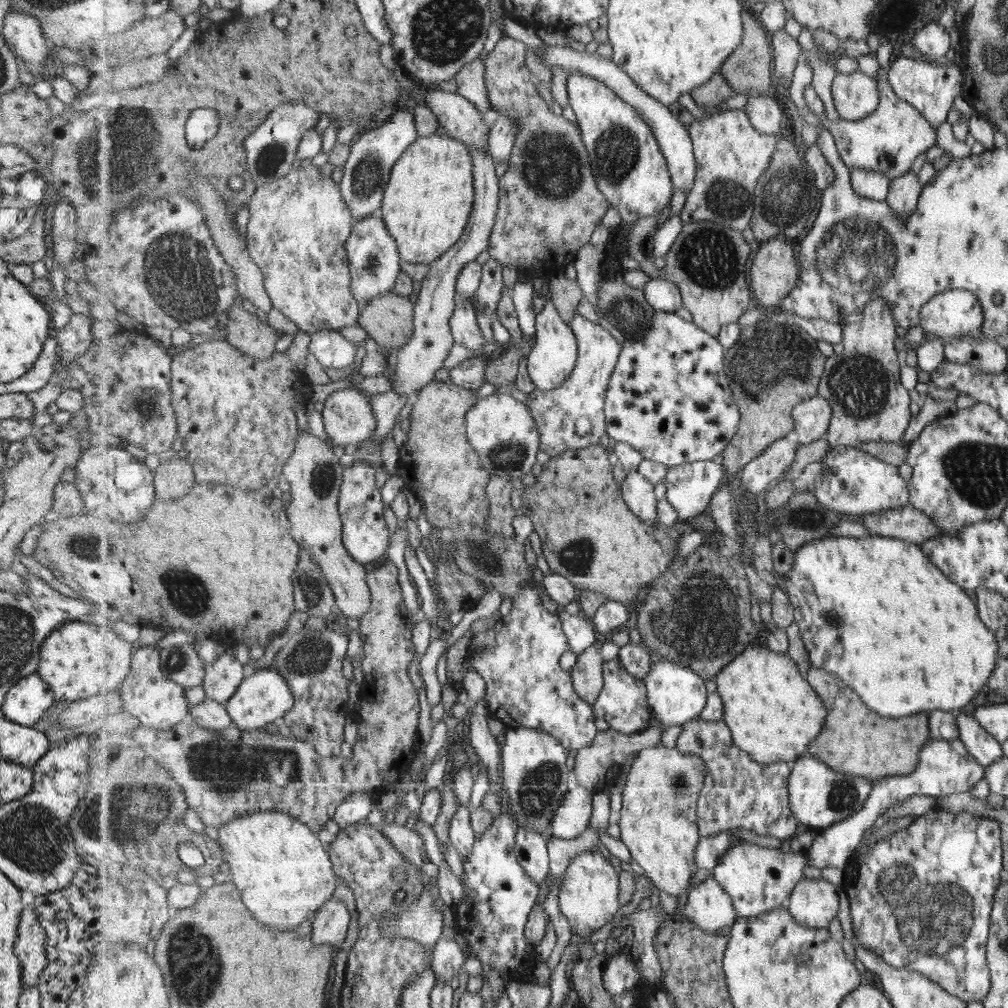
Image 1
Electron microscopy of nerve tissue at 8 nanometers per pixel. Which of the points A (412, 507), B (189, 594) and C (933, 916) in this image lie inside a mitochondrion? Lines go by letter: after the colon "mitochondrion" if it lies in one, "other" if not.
A: other
B: mitochondrion
C: mitochondrion

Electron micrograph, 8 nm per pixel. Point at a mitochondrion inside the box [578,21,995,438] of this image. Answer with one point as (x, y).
(854, 250)

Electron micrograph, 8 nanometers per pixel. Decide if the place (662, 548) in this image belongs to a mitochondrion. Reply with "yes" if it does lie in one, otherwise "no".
no

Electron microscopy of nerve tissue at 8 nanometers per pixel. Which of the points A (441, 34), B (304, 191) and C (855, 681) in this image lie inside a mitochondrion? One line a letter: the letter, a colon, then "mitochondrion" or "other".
A: mitochondrion
B: other
C: other

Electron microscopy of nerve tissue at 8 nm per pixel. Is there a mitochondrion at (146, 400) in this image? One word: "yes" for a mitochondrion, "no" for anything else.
yes

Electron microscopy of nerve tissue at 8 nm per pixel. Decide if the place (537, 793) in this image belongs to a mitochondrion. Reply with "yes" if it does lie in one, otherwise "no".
yes

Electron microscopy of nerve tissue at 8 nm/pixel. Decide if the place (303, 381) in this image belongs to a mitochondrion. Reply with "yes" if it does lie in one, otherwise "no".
no

